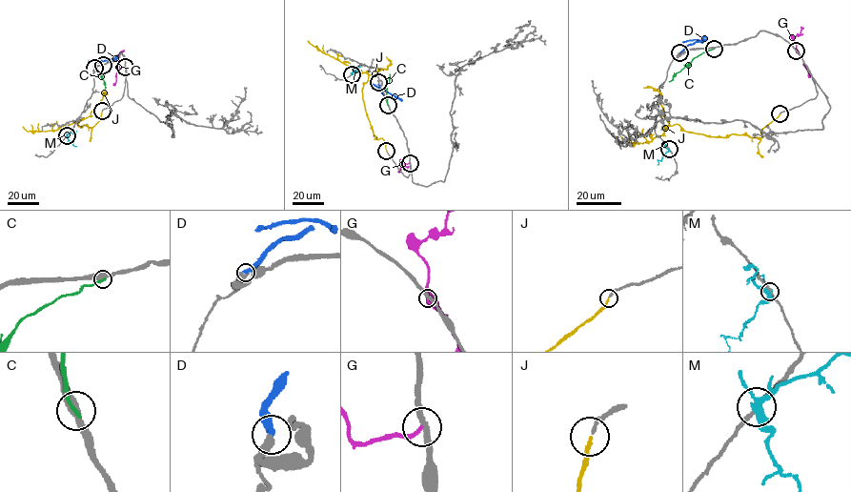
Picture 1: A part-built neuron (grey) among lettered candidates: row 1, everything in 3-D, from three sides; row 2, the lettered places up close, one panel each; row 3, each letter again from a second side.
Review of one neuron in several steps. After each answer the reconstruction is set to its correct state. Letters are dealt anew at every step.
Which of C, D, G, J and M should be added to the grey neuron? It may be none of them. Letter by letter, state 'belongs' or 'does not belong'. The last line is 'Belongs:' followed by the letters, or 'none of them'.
C: does not belong
D: belongs
G: does not belong
J: belongs
M: does not belong
Belongs: D, J

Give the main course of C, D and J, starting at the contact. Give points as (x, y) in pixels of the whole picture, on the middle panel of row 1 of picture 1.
C: (388, 105), (386, 86), (390, 73)
D: (379, 82), (381, 89), (395, 97), (386, 97), (373, 84)
J: (386, 151), (383, 139), (376, 139), (366, 113), (362, 89), (368, 75), (325, 54), (307, 40)

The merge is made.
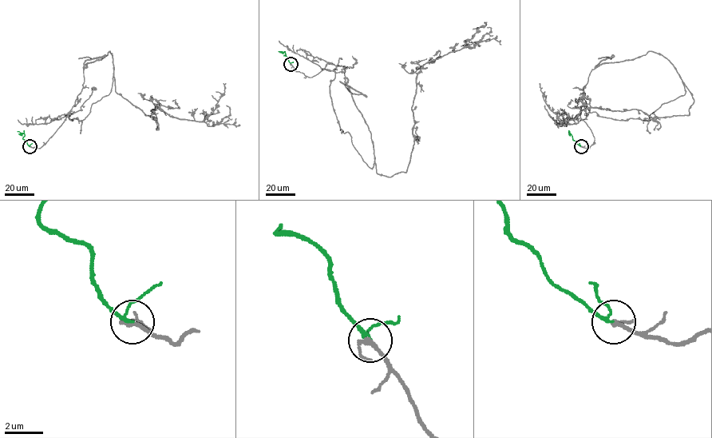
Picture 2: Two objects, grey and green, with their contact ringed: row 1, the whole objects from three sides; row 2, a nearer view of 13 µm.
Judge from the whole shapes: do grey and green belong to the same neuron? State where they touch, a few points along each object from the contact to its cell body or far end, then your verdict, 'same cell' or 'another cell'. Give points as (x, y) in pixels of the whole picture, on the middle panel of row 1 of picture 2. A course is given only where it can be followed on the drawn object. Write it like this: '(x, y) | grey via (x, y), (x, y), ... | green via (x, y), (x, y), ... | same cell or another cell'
(290, 64) | grey via (290, 64), (309, 77), (327, 63), (344, 65), (376, 172), (390, 177), (409, 160), (417, 75), (487, 22) | green via (290, 64), (284, 55), (285, 53), (278, 51) | same cell

